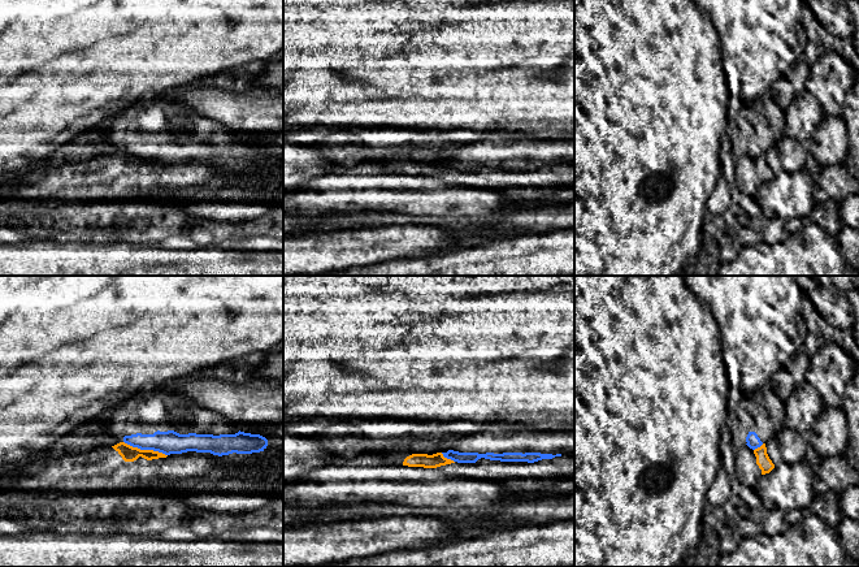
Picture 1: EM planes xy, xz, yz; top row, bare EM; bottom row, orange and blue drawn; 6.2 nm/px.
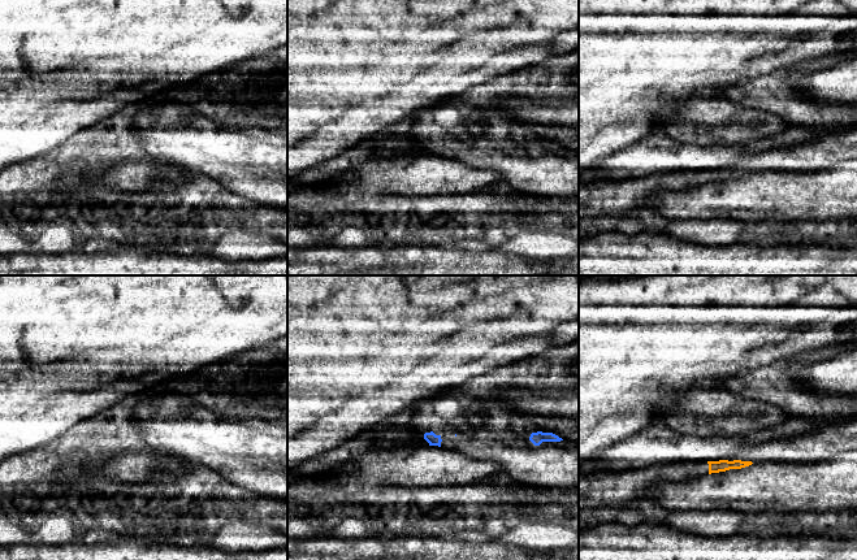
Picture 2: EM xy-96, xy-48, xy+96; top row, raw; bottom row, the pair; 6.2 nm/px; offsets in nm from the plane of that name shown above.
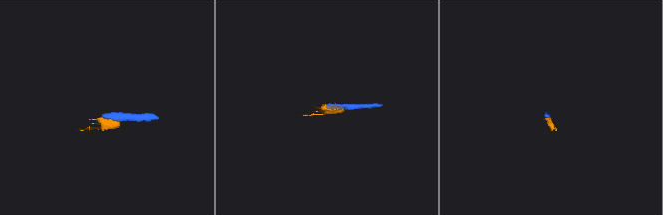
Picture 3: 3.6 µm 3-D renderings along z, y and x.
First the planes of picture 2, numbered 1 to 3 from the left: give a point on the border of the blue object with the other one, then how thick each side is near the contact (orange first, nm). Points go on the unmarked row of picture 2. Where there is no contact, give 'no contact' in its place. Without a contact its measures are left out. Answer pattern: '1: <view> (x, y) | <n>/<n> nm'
1: no contact
2: no contact
3: no contact

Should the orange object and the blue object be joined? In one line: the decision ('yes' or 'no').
no

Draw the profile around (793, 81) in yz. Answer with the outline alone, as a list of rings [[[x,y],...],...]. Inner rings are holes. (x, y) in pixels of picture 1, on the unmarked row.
[[[797,60],[773,85],[771,94],[776,103],[786,109],[791,100],[806,90],[811,75],[811,64],[807,60]]]

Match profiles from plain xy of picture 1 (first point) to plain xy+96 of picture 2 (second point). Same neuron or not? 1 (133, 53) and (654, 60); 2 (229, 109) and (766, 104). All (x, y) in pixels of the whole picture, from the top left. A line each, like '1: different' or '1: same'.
1: same
2: same

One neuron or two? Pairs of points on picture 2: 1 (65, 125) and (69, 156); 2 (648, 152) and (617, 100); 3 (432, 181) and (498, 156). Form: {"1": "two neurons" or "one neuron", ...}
{"1": "two neurons", "2": "two neurons", "3": "two neurons"}

